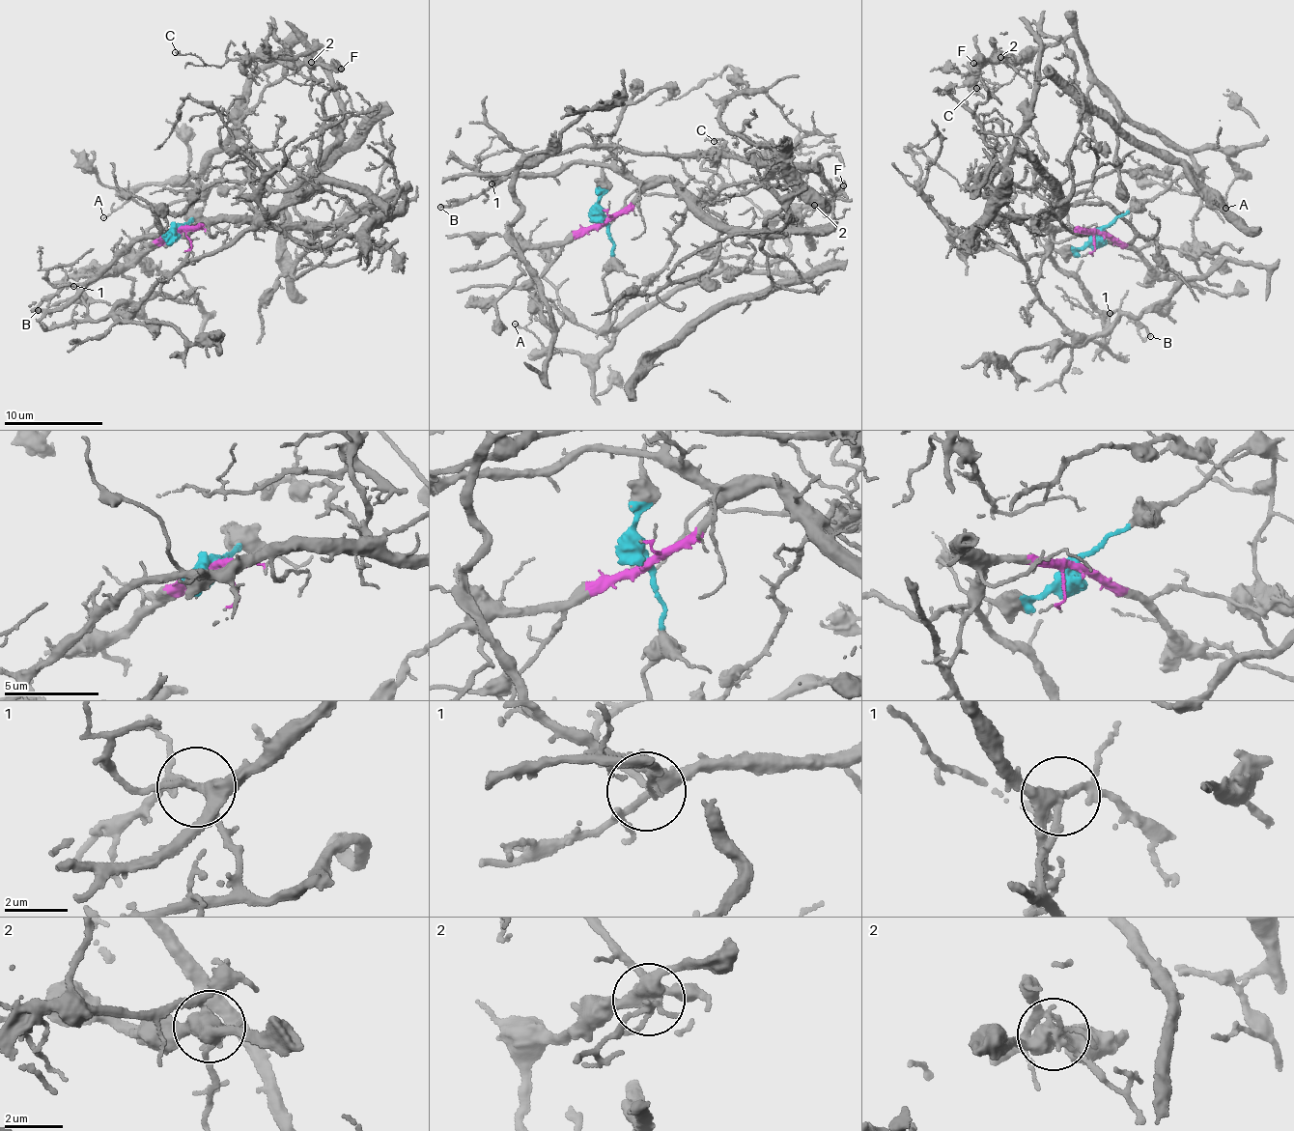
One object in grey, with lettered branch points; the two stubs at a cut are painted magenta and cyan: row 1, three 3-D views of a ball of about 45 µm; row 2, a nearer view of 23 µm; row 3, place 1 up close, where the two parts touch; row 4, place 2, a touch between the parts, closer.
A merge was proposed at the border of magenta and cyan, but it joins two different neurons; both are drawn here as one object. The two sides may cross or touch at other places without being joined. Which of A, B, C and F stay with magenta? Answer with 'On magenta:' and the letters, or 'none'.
On magenta: B

